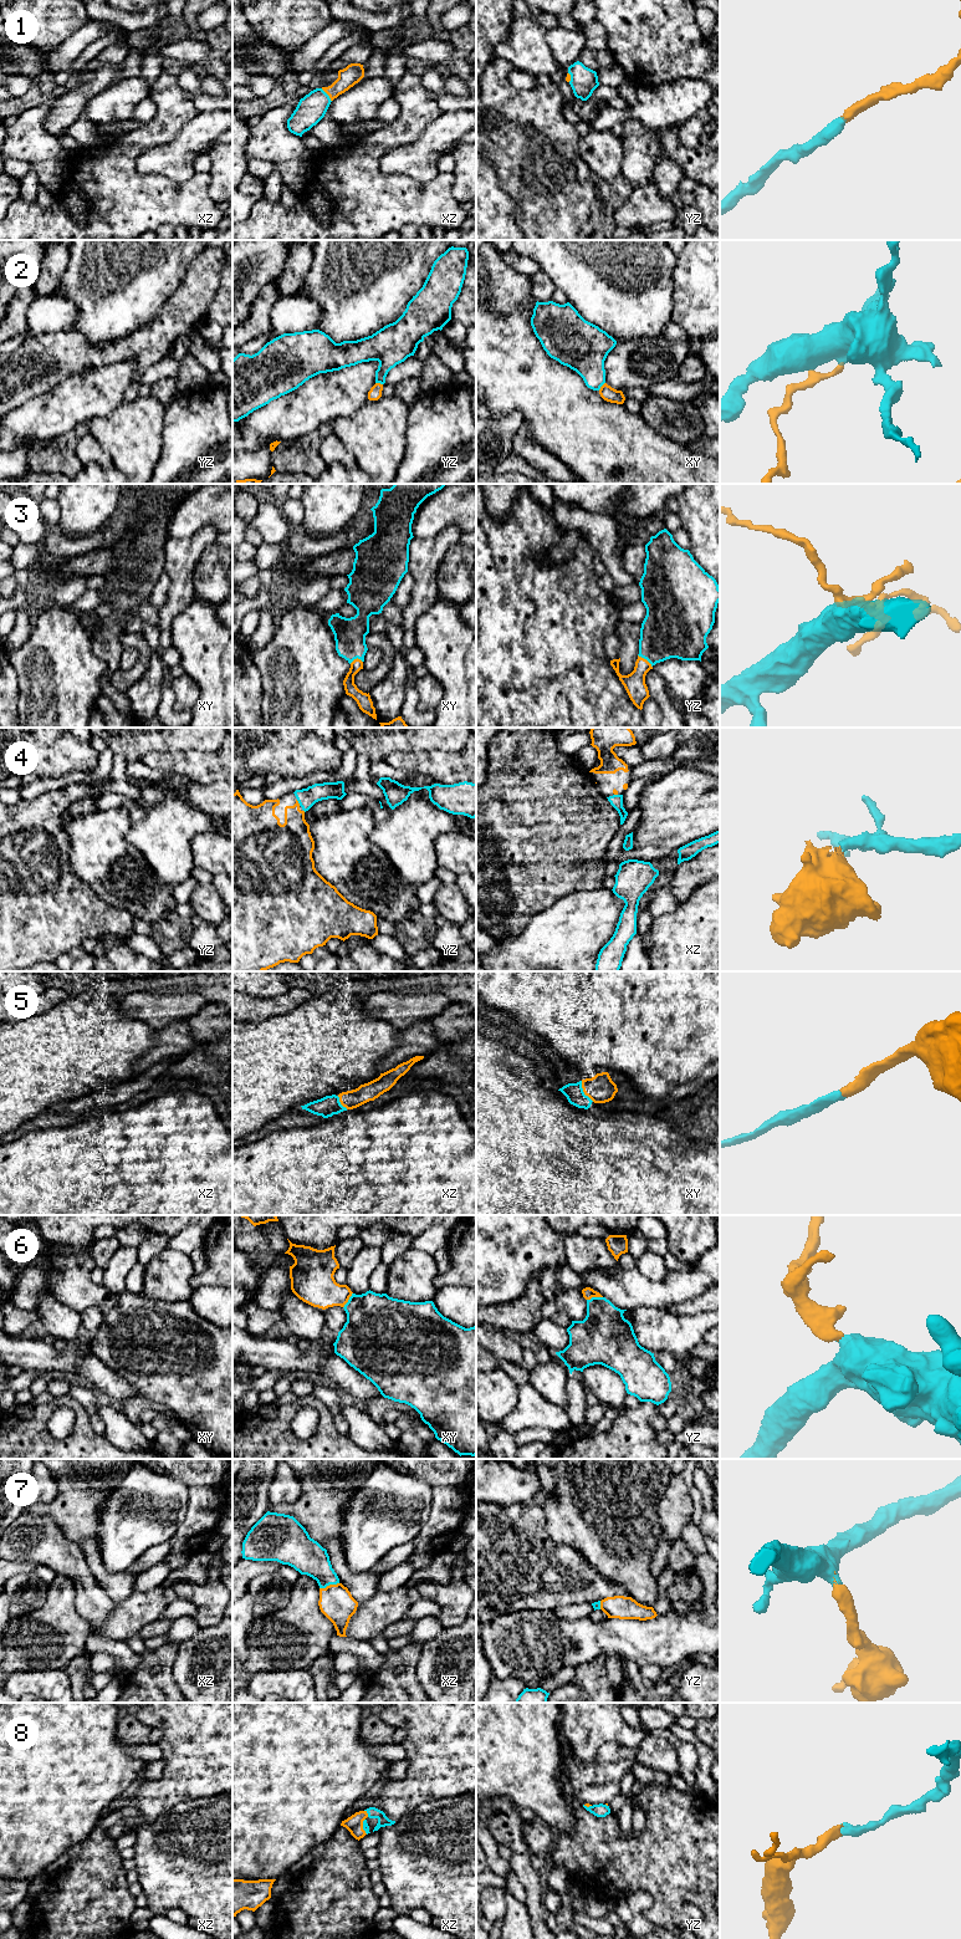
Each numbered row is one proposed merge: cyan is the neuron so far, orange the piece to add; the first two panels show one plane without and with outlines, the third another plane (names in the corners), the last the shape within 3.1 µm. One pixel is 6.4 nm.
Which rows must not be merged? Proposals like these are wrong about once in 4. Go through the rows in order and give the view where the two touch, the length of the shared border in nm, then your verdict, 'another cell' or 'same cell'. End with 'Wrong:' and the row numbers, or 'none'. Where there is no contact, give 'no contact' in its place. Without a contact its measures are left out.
1: contact in xz; length 110 nm; same cell
2: contact in xy; length 70 nm; another cell
3: contact in yz; length 130 nm; same cell
4: contact in yz; length 50 nm; same cell
5: contact in xy; length 160 nm; same cell
6: contact in yz; length 110 nm; same cell
7: contact in xz; length 130 nm; same cell
8: contact in xz; length 50 nm; same cell
Wrong: 2

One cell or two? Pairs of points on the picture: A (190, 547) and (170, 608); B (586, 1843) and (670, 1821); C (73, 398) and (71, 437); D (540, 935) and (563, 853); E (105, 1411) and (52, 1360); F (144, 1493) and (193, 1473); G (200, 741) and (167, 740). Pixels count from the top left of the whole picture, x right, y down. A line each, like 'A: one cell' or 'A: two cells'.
A: one cell
B: one cell
C: two cells
D: two cells
E: two cells
F: two cells
G: one cell

